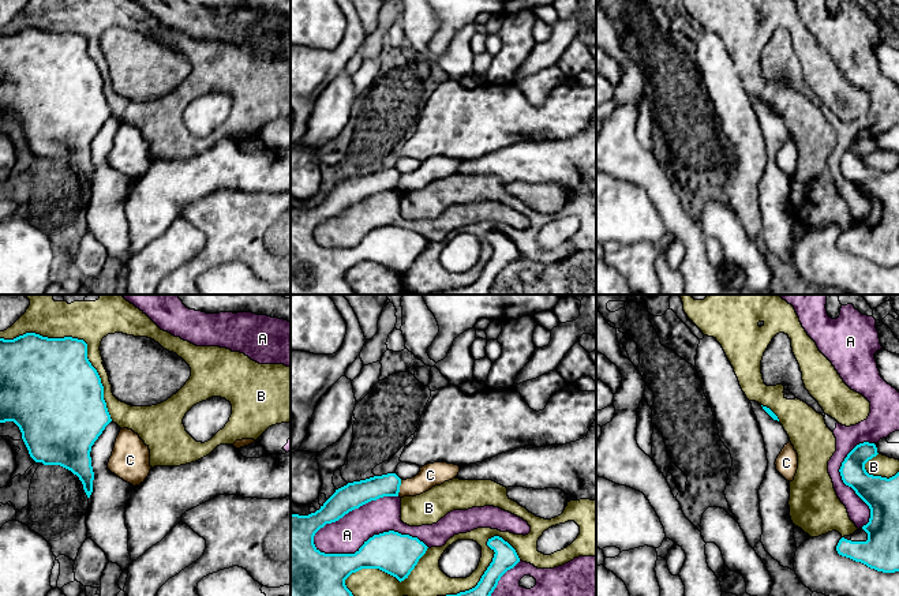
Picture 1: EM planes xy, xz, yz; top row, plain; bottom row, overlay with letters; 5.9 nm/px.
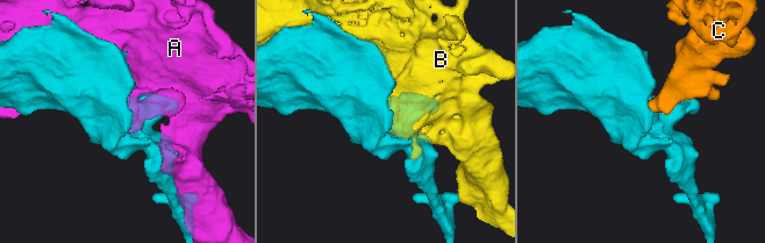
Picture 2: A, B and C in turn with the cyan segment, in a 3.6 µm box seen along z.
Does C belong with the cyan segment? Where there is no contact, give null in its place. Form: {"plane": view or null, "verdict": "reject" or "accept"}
{"plane": "xz", "verdict": "reject"}

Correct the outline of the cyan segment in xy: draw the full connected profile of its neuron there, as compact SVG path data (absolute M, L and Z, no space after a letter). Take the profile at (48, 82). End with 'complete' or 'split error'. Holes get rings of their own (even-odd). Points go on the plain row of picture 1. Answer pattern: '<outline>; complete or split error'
M26 27L14 34L0 33L0 117L14 116L35 157L60 160L79 172L90 192L94 166L91 161L91 140L112 116L104 94L104 80L97 64L87 53L87 38L83 34L64 31L48 33Z; complete

